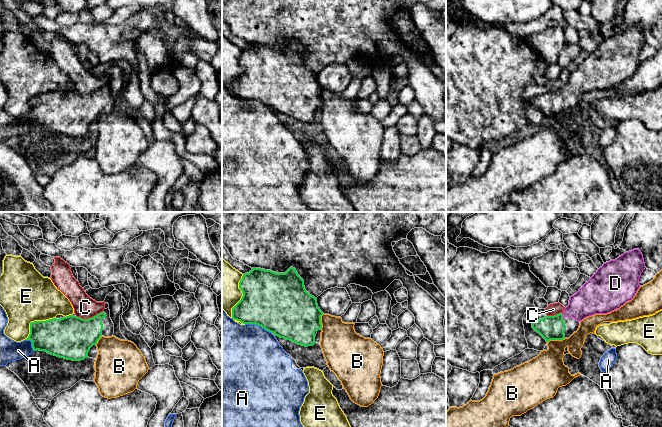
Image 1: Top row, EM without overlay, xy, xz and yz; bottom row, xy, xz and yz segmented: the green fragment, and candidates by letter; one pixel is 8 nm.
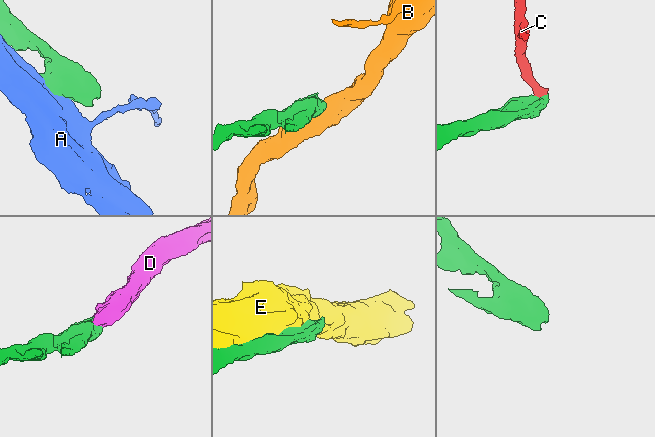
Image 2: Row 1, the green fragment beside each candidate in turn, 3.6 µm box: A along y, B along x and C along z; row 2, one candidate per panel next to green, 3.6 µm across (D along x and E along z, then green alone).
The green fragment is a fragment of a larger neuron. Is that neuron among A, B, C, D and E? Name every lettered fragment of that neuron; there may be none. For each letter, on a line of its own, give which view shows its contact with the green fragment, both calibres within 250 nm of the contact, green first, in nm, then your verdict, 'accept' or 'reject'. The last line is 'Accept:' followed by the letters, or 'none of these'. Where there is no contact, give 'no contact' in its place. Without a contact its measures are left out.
A: contact in xz; calibres 480 and 480 nm; reject
B: contact in yz; calibres 190 and 260 nm; reject
C: contact in xy; calibres 340 and 180 nm; reject
D: contact in yz; calibres 190 and 240 nm; accept
E: contact in xy; calibres 300 and 420 nm; reject
Accept: D

